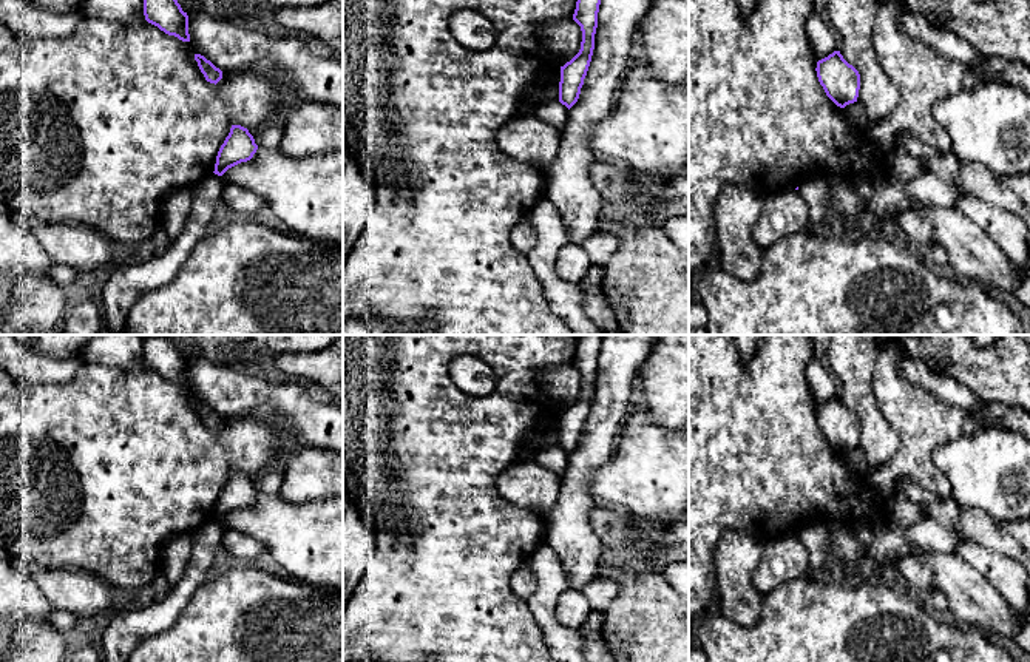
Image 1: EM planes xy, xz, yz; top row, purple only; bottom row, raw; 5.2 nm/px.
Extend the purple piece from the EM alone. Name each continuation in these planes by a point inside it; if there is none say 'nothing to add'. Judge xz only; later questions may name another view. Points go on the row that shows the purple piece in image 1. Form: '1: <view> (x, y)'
1: xz (556, 114)

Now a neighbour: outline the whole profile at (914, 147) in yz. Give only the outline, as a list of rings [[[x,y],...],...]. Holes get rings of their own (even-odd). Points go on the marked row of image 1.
[[[902,133],[899,136],[897,147],[906,150],[911,156],[920,159],[922,162],[942,154],[939,150],[920,142],[919,139],[913,137],[906,133]]]

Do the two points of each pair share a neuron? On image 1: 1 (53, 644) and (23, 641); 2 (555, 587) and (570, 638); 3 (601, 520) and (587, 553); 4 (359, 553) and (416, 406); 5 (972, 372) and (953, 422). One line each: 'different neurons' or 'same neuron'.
1: same neuron
2: same neuron
3: different neurons
4: different neurons
5: different neurons

